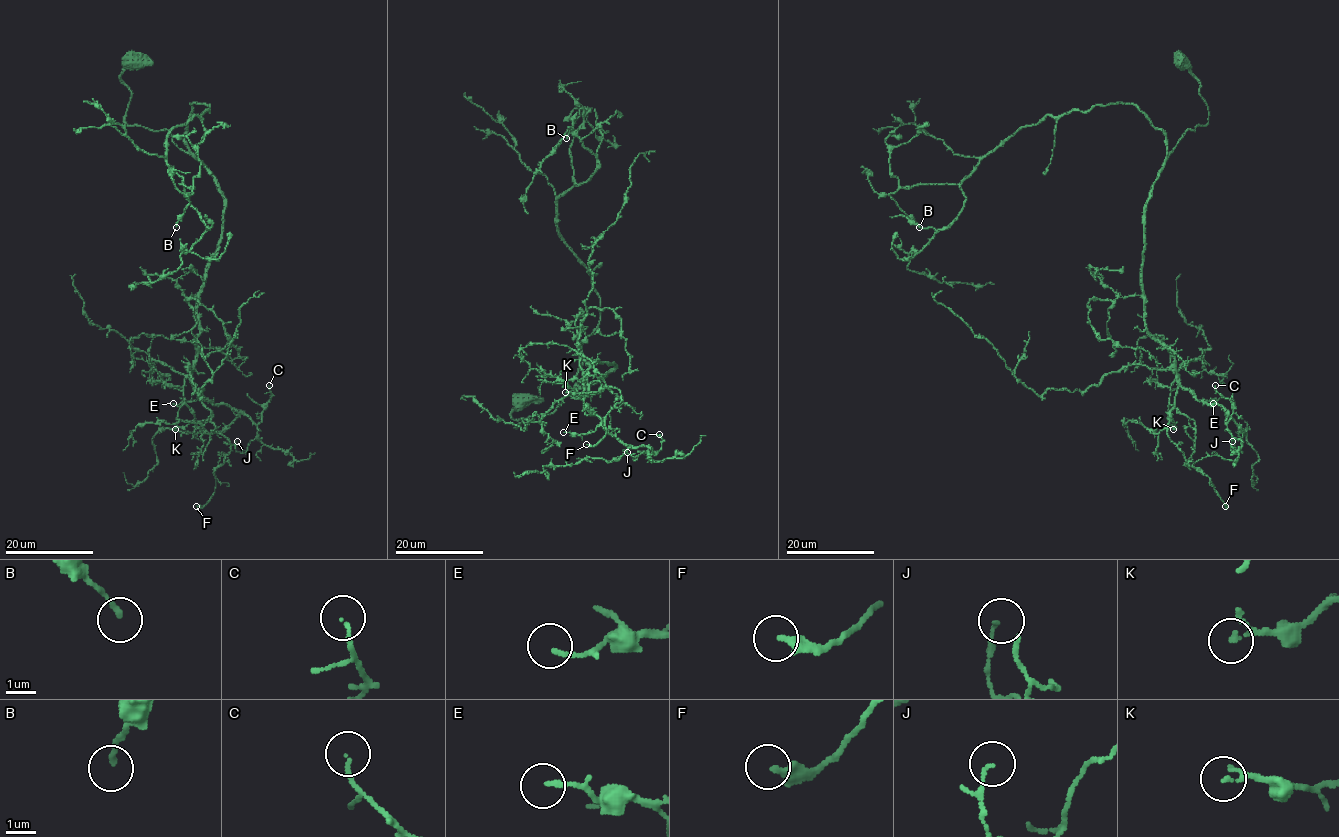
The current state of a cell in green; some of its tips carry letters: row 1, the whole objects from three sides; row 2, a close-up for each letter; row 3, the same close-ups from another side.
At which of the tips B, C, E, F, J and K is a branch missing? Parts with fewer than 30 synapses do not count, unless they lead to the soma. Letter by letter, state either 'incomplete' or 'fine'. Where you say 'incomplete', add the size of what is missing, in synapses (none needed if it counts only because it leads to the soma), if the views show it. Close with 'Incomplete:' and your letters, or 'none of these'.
B: fine
C: fine
E: fine
F: fine
J: fine
K: fine
Incomplete: none of these

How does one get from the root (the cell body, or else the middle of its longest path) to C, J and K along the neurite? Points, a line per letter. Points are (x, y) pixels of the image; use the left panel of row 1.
C: (132, 63), (120, 77), (125, 122), (166, 129), (223, 198), (193, 388), (258, 424), (269, 385)
J: (132, 63), (120, 77), (125, 122), (166, 129), (223, 198), (191, 384), (257, 426), (244, 453), (237, 441)
K: (132, 63), (120, 77), (125, 122), (166, 129), (225, 206), (191, 373), (210, 416), (175, 429)

